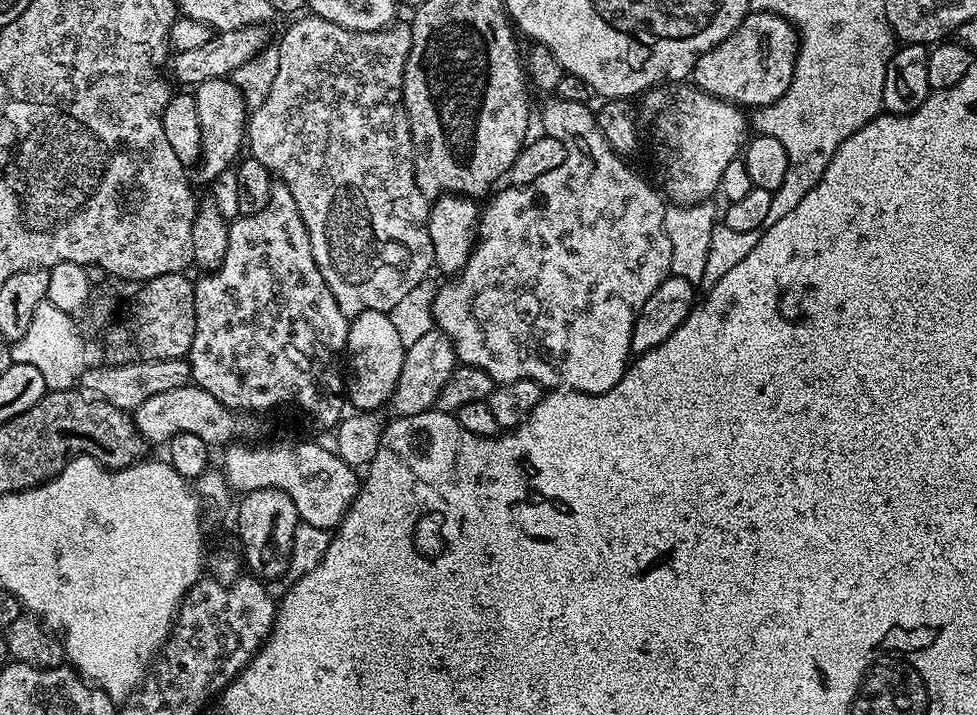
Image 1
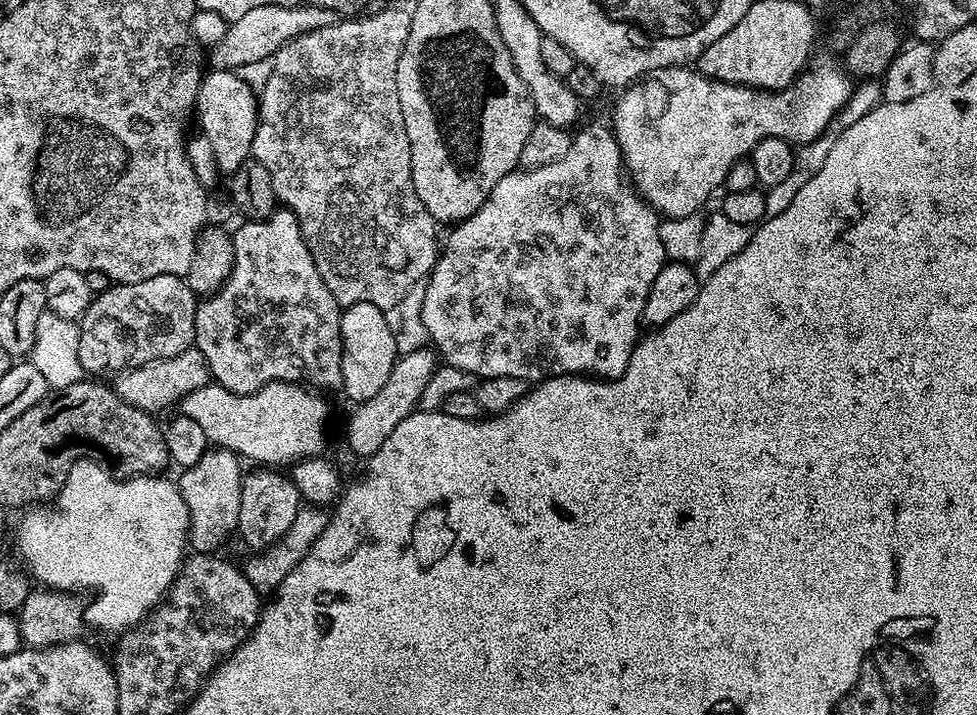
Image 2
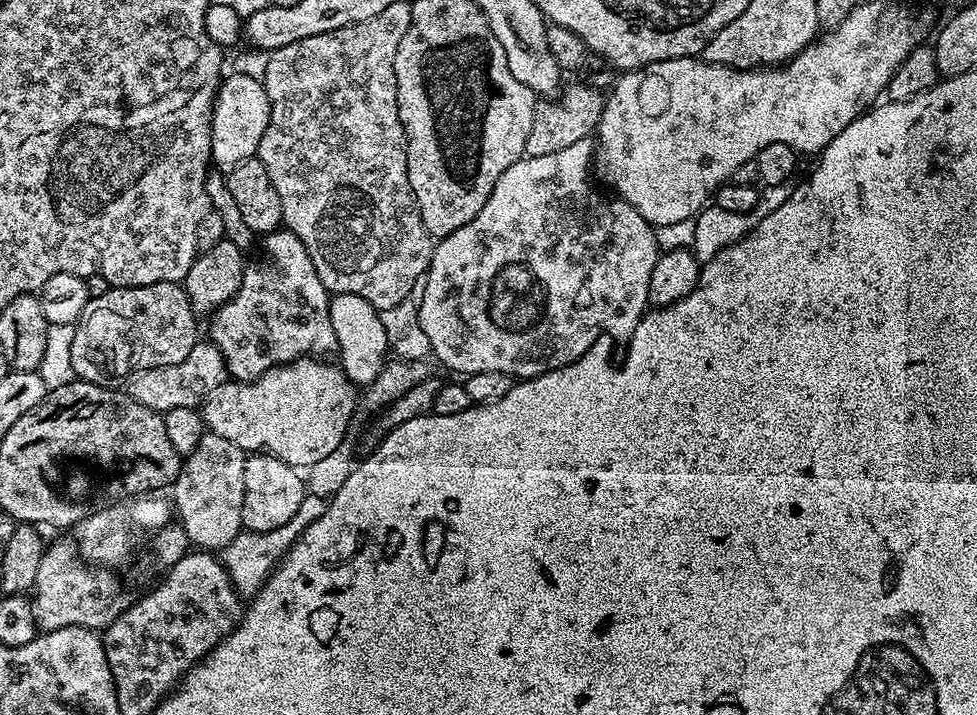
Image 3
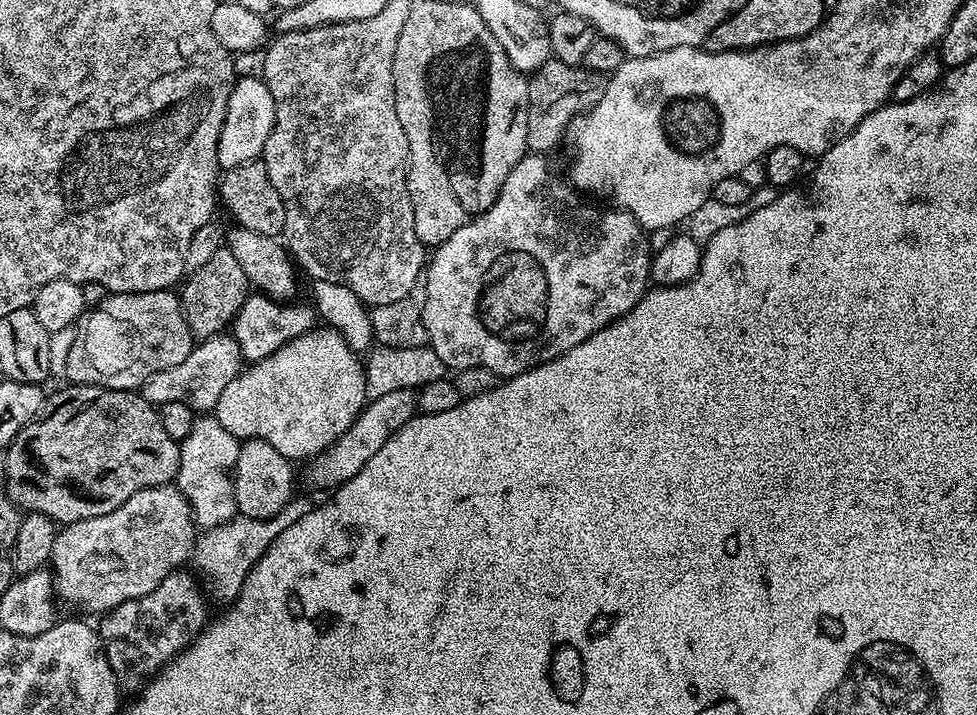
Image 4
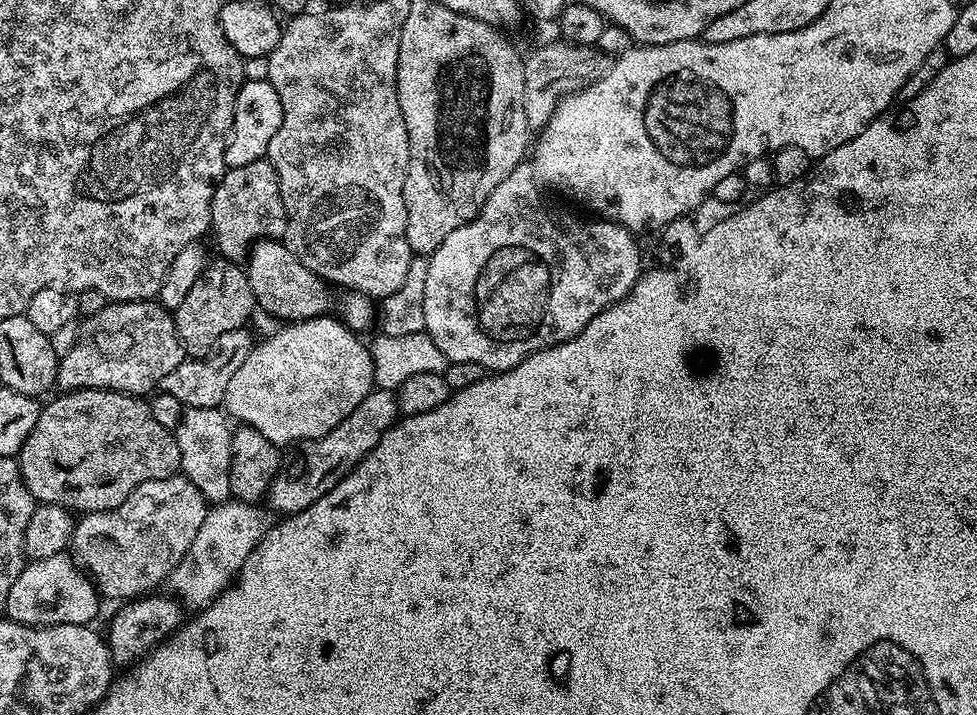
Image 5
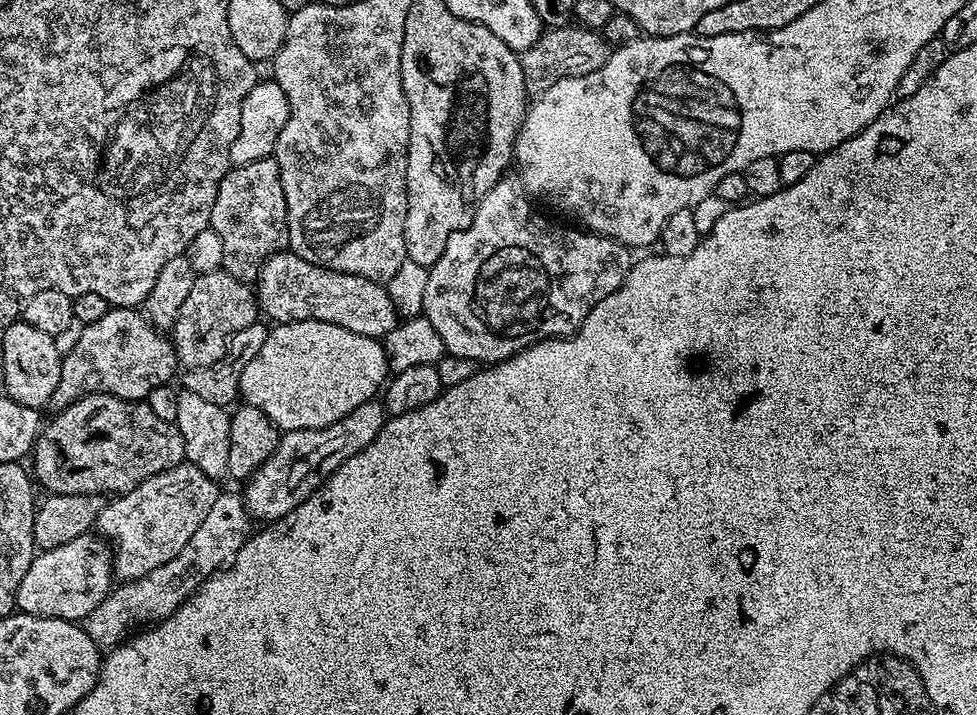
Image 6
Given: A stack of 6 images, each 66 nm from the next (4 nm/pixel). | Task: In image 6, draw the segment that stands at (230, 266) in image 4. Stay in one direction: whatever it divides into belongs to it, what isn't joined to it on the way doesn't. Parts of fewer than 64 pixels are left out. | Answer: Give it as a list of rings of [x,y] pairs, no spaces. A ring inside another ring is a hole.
[[[223,268],[197,275],[170,330],[177,363],[186,370],[212,366],[228,348],[228,339],[257,323],[259,314],[255,291],[245,281],[234,278]]]

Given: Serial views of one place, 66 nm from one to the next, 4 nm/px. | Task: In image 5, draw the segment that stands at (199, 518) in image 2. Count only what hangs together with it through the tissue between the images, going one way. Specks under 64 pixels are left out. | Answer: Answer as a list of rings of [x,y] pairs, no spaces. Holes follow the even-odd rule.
[[[185,408],[179,425],[174,429],[181,473],[212,504],[223,503],[231,497],[229,472],[232,469],[232,434],[231,423],[220,408]]]

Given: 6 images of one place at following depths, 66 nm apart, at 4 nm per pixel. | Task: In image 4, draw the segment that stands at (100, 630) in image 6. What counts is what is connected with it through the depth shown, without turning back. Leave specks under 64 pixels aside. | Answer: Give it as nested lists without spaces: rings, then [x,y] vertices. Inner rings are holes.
[[[296,498],[277,516],[269,520],[255,520],[237,514],[225,524],[201,531],[195,537],[195,548],[192,549],[190,560],[192,564],[196,563],[195,571],[197,573],[200,571],[199,575],[206,581],[207,591],[213,597],[216,595],[218,599],[224,600],[223,602],[235,600],[250,570],[260,561],[264,551],[276,541],[278,534],[282,534],[282,530],[286,530],[286,526],[298,522],[298,518],[302,518],[302,514],[306,514],[309,507],[309,501]],[[206,579],[208,579],[208,584]]]

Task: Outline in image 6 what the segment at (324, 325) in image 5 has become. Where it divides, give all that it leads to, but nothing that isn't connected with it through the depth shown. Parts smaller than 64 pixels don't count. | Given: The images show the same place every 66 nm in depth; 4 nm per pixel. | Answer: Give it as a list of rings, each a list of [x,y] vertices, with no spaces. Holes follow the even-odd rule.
[[[299,320],[289,324],[276,324],[262,342],[262,350],[242,370],[240,396],[243,403],[254,406],[266,414],[281,433],[294,430],[329,428],[334,422],[346,418],[350,410],[373,399],[385,387],[390,376],[387,350],[380,340],[342,330],[330,322]]]

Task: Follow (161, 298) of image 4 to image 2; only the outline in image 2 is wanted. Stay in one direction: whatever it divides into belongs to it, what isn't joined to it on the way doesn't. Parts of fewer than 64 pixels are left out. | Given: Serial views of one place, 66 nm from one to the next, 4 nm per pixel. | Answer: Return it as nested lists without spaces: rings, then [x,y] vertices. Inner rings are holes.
[[[158,274],[158,278],[146,278],[146,282],[129,284],[113,283],[101,296],[93,296],[86,314],[80,317],[80,341],[78,362],[81,373],[92,378],[104,378],[107,372],[119,374],[125,368],[137,368],[146,362],[158,362],[158,358],[174,358],[182,350],[193,347],[196,338],[196,305],[198,296],[183,276]]]

